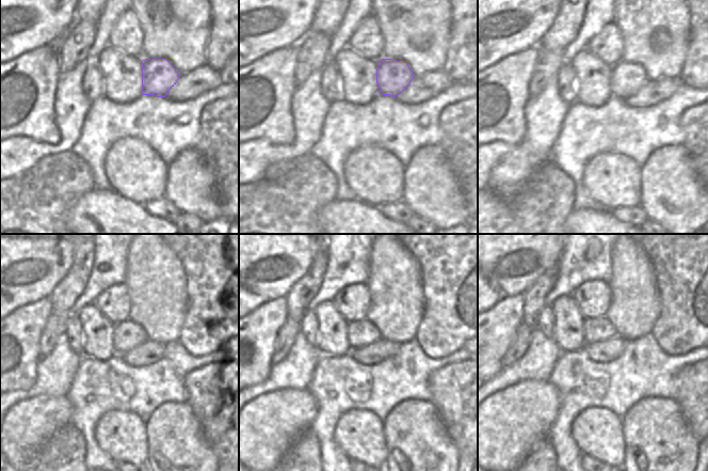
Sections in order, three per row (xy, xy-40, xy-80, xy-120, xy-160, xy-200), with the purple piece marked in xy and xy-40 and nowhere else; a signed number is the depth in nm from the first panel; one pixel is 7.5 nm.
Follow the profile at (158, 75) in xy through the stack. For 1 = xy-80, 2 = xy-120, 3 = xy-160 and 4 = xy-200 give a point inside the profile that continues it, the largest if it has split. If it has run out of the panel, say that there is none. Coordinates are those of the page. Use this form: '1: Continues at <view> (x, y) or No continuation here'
1: Continues at xy-80 (626, 78)
2: Continues at xy-120 (127, 334)
3: Continues at xy-160 (360, 333)
4: Continues at xy-200 (594, 330)

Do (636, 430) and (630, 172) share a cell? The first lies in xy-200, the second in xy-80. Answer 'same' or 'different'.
different

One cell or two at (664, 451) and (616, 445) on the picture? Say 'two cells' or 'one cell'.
two cells

